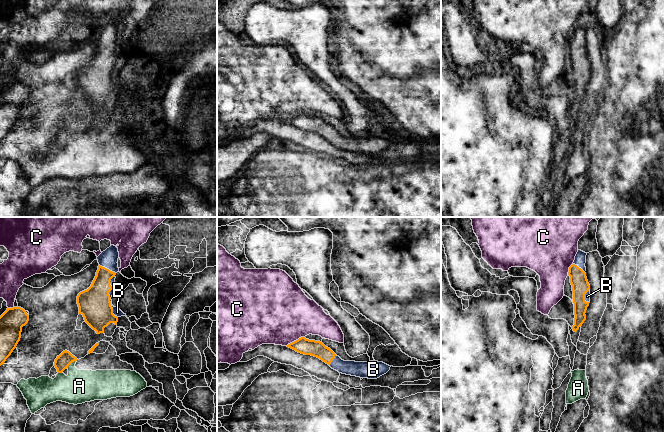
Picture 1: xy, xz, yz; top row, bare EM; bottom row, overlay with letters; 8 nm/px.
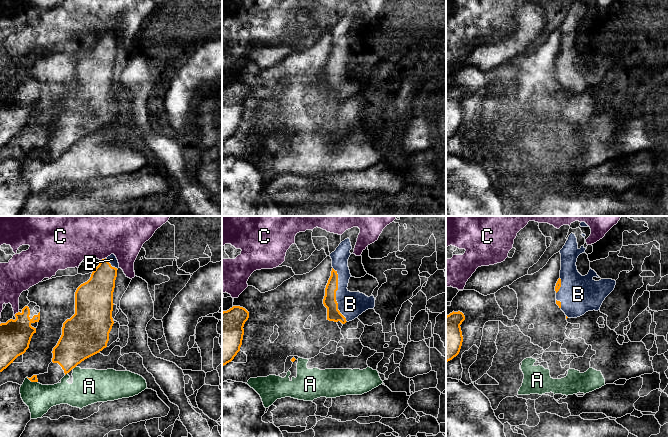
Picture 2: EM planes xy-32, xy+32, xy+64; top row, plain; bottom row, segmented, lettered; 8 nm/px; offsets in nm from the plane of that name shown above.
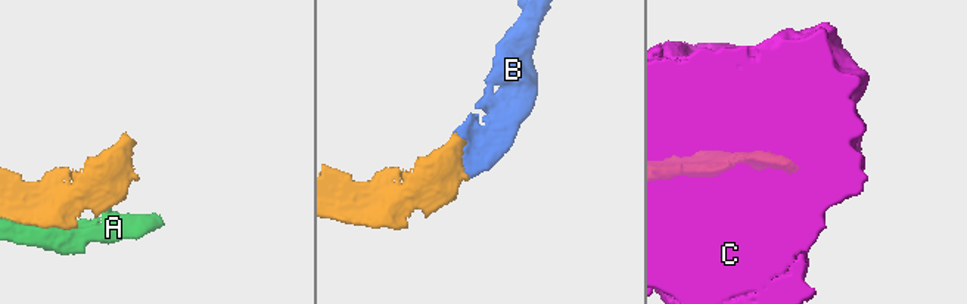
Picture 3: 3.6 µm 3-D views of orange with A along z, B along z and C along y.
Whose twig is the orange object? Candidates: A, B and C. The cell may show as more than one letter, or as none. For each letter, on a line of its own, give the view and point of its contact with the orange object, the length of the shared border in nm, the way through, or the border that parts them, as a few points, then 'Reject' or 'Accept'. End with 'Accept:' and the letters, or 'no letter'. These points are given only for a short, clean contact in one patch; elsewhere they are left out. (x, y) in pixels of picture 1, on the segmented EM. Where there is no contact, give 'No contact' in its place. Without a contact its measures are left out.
A: Touches orange at xy (71, 362). Shared border 100 nm. Reject
B: Touches orange at xy (109, 296). Shared border 340 nm. Accept
C: Touches orange at xz (296, 340). Shared border 170 nm. Reject
Accept: B

